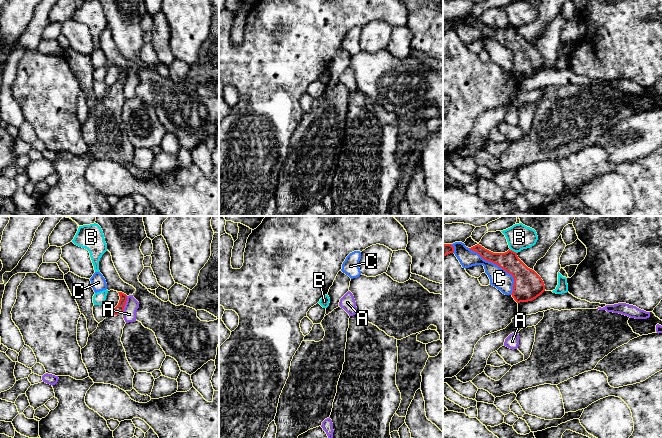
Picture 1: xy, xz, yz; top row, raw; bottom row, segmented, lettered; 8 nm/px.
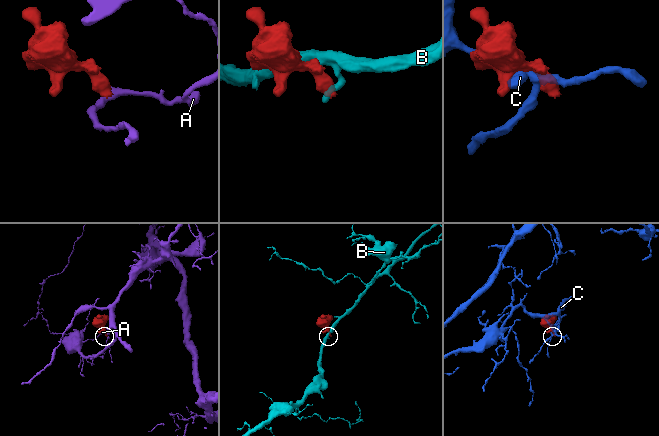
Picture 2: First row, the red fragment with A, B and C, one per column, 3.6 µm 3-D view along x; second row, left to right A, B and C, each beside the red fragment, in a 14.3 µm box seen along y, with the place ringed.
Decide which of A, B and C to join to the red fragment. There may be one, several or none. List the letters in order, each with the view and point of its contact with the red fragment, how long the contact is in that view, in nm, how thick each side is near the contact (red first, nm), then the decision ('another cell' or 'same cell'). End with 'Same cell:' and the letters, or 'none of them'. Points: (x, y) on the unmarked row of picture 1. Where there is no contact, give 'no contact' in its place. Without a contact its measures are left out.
A: xy (125, 79) | 140 nm | 70/110 nm | another cell
B: yz (513, 27) | 70 nm | 190/200 nm | another cell
C: yz (498, 41) | 550 nm | 190/160 nm | another cell
Same cell: none of them

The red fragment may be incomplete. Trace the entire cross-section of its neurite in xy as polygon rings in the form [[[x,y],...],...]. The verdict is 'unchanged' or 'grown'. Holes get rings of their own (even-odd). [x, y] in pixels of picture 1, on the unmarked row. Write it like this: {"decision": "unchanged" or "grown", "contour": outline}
{"decision": "grown", "contour": [[[118,69],[118,81],[108,87],[106,94],[89,111],[87,121],[81,125],[81,130],[89,153],[94,159],[111,160],[124,167],[131,167],[135,148],[126,134],[121,118],[126,100],[123,87],[127,71]]]}

